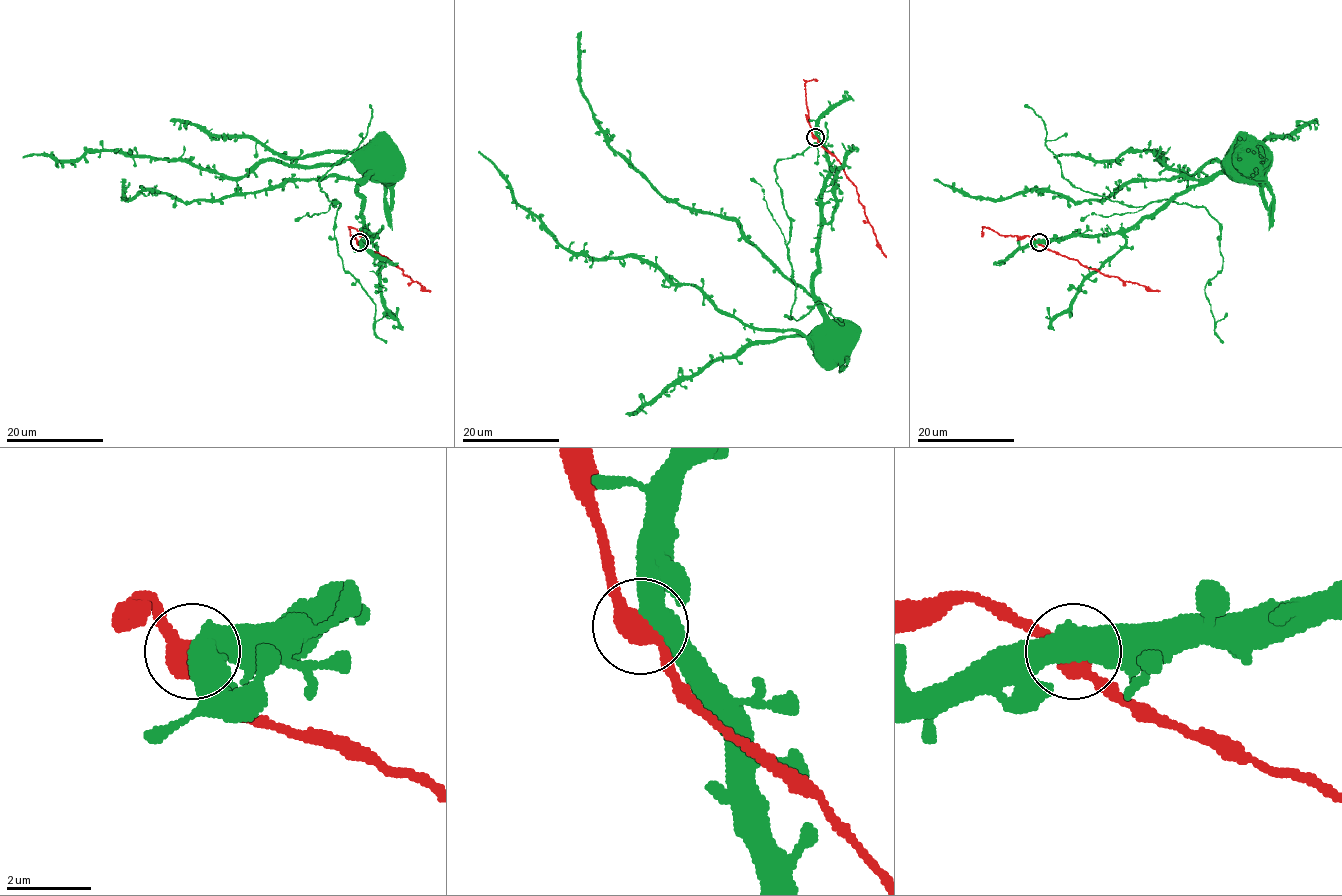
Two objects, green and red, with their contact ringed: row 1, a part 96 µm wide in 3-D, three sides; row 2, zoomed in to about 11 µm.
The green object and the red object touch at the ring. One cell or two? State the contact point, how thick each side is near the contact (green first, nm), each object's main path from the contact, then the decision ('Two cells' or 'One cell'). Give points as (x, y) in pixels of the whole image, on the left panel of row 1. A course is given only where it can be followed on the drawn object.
Place: (359, 242). Thickness 480 nm (green) against 440 nm. Course of green: (359, 242), (373, 236), (366, 234), (362, 199), (358, 195), (358, 187), (376, 169), (395, 167), (393, 165). Course of red: (359, 242), (387, 258), (431, 291). One cell

